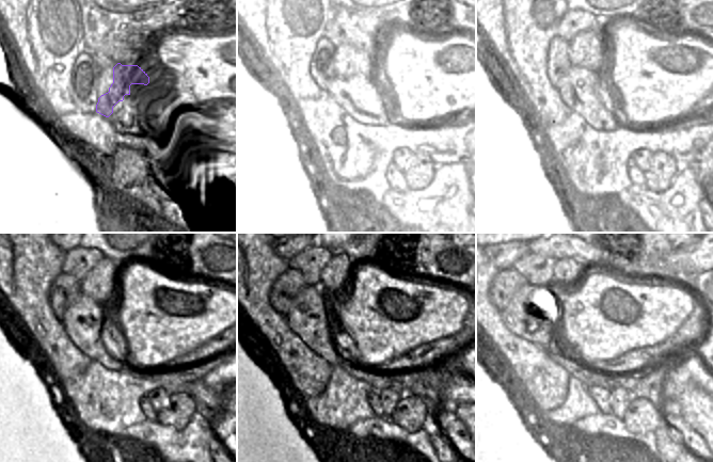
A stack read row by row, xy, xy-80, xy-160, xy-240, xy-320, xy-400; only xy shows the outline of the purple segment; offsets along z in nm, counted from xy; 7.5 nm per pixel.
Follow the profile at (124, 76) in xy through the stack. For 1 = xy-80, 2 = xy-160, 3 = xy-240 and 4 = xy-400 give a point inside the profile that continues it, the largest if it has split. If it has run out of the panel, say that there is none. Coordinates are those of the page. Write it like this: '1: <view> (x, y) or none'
1: xy-80 (349, 60)
2: xy-160 (586, 50)
3: xy-240 (103, 283)
4: xy-400 (567, 272)

